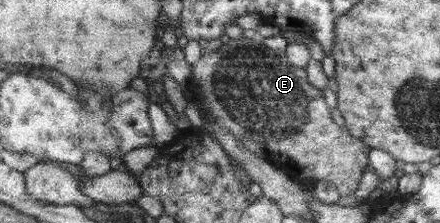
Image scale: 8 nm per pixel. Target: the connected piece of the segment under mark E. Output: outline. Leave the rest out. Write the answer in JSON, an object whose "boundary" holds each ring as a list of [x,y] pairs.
{"boundary":[[[251,36],[240,40],[231,39],[216,51],[205,50],[203,58],[201,58],[201,60],[199,60],[195,66],[192,67],[192,71],[195,77],[195,83],[197,83],[197,87],[201,89],[203,95],[205,96],[204,103],[209,105],[209,109],[211,109],[211,113],[213,113],[212,117],[223,128],[229,129],[231,133],[233,133],[233,135],[237,135],[239,139],[253,139],[253,141],[260,143],[269,154],[269,158],[278,163],[281,163],[284,168],[287,168],[298,179],[301,177],[307,177],[309,181],[311,181],[311,178],[313,177],[313,181],[317,181],[319,183],[329,181],[331,185],[335,185],[335,187],[337,187],[340,195],[343,197],[356,195],[356,193],[359,191],[365,172],[370,166],[370,153],[373,151],[373,148],[368,146],[362,139],[355,137],[355,134],[352,134],[347,126],[339,127],[339,125],[335,123],[335,119],[333,119],[333,113],[331,113],[331,106],[327,101],[324,90],[312,83],[310,81],[309,72],[293,64],[288,54],[281,55],[278,51],[271,49],[270,46],[268,46],[264,41],[254,41]]]}

